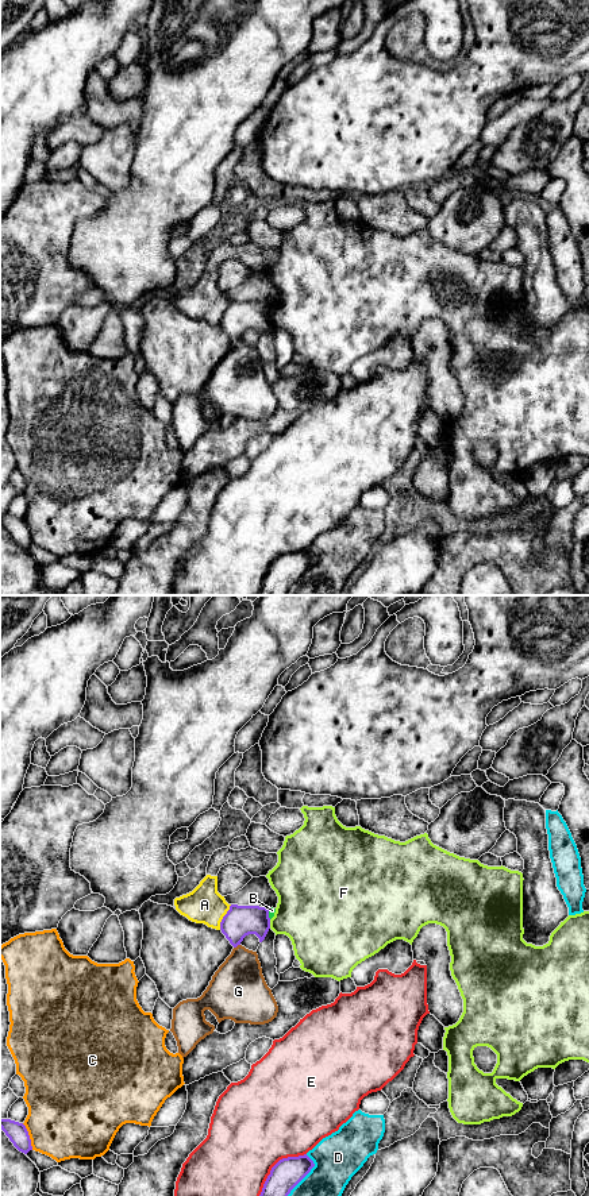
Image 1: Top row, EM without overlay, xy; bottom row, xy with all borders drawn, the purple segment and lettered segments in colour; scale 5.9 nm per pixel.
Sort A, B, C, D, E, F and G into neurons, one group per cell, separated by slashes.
A / B / C / D / E / F / G

